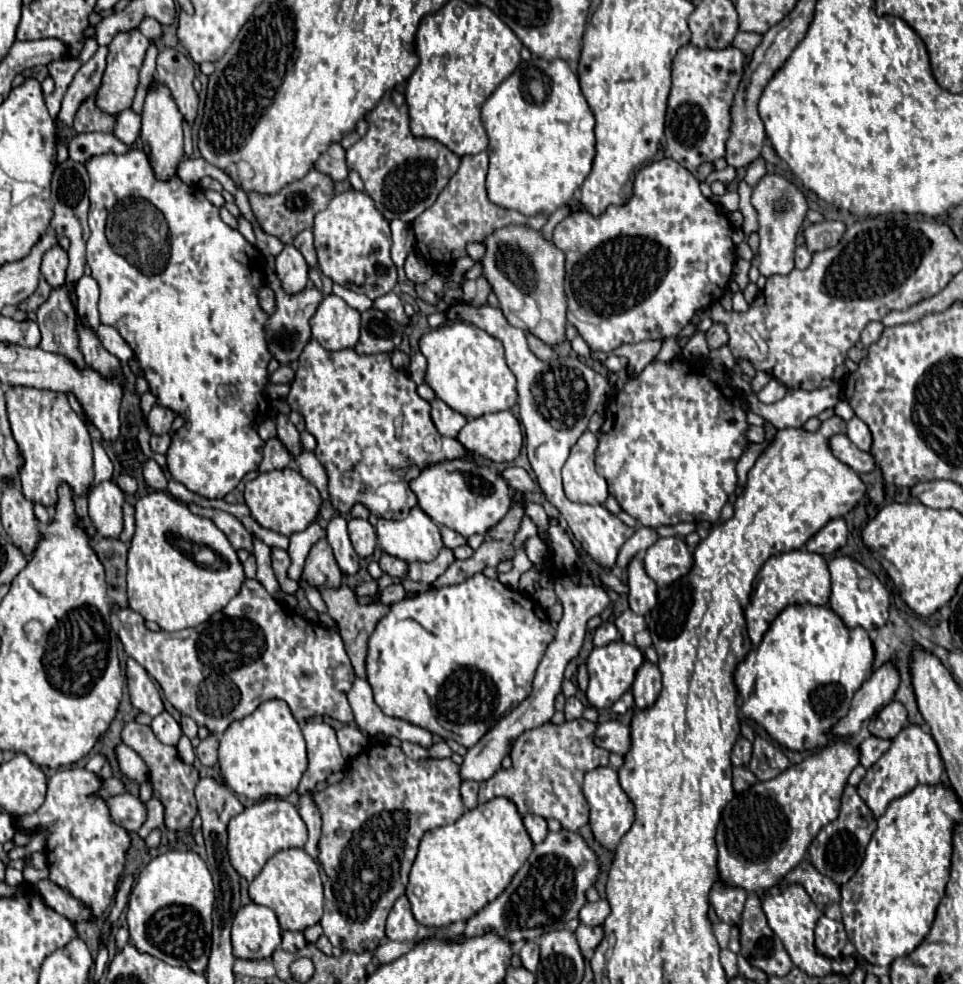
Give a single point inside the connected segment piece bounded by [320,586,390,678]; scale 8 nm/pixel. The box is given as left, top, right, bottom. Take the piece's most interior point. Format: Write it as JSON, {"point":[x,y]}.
{"point":[356,622]}

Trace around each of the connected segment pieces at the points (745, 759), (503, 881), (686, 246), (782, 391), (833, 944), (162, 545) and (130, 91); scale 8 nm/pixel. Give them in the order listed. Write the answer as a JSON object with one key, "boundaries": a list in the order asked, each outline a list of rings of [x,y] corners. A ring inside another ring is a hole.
{"boundaries":[[[[738,738],[734,748],[732,748],[732,764],[734,766],[748,766],[752,758],[752,742],[748,742],[746,738]]],[[[494,798],[486,804],[478,804],[464,812],[454,824],[426,832],[420,840],[418,856],[406,886],[414,918],[434,928],[468,920],[504,892],[530,856],[532,846],[522,816],[508,798]]],[[[662,158],[658,162],[650,162],[648,166],[640,168],[634,176],[634,186],[632,186],[632,196],[628,198],[626,204],[622,206],[608,206],[606,214],[600,214],[594,218],[588,210],[578,210],[566,216],[556,228],[554,228],[554,238],[552,242],[556,248],[560,248],[566,254],[566,298],[568,298],[568,322],[574,324],[580,332],[580,336],[588,342],[588,346],[596,352],[610,352],[616,350],[618,346],[624,344],[634,344],[642,340],[666,340],[676,336],[696,312],[706,310],[718,296],[724,294],[728,280],[732,278],[734,272],[734,258],[736,258],[736,248],[732,242],[732,226],[722,210],[718,210],[708,198],[702,196],[698,180],[678,162],[672,158]]],[[[772,378],[772,380],[762,388],[762,392],[758,394],[758,398],[760,398],[762,402],[766,402],[766,404],[774,404],[774,402],[782,400],[784,396],[786,396],[786,386],[784,386],[782,382],[778,382],[776,378]]],[[[822,916],[816,926],[816,948],[820,954],[838,958],[842,954],[842,936],[838,934],[838,922]]],[[[150,492],[136,502],[136,534],[128,548],[128,602],[144,620],[156,622],[162,630],[184,630],[206,622],[214,612],[222,610],[230,598],[240,592],[244,568],[226,534],[212,520],[200,518],[188,506],[166,492]],[[202,550],[212,552],[212,560],[198,562]]],[[[138,28],[128,30],[118,34],[110,44],[108,44],[108,56],[106,56],[106,70],[102,76],[102,84],[96,92],[98,98],[98,108],[106,110],[106,114],[114,114],[114,118],[118,118],[118,114],[126,108],[130,108],[134,92],[136,92],[136,84],[138,84],[138,70],[142,66],[144,54],[148,50],[148,38],[142,36],[142,32]]]]}

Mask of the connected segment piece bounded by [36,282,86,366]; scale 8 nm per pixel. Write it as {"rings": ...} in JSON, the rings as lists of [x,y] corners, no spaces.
{"rings":[[[64,282],[58,290],[52,290],[48,300],[36,312],[41,332],[39,347],[46,352],[66,354],[70,362],[86,366],[82,352],[78,350],[76,310],[70,300],[74,284]]]}

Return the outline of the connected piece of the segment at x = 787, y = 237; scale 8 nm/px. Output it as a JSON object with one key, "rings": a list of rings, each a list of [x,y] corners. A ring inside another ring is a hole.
{"rings":[[[766,174],[752,188],[752,206],[758,214],[758,236],[760,236],[760,274],[788,274],[794,268],[794,250],[796,234],[802,228],[802,222],[808,212],[808,202],[802,190],[796,184],[786,180],[780,174]]]}

